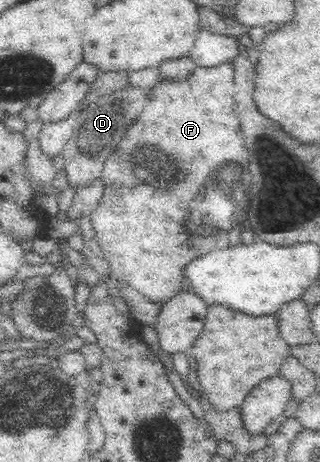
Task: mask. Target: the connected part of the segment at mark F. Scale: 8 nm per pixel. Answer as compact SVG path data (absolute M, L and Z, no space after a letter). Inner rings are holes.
M221 63L210 67L199 67L194 74L181 81L165 81L161 85L157 84L155 88L159 88L159 98L153 98L153 102L149 102L145 106L145 112L137 118L135 126L127 130L125 138L120 142L117 150L105 162L101 177L105 179L107 188L105 194L99 201L99 206L90 214L93 229L95 230L95 240L100 244L102 250L101 255L108 261L110 265L111 277L114 278L114 284L118 283L123 289L138 290L149 302L153 302L161 308L169 299L178 292L183 291L185 282L189 282L187 276L187 266L201 258L203 254L209 254L221 248L229 248L233 244L241 243L241 220L245 210L249 208L249 162L247 162L247 146L245 140L241 136L241 128L239 128L239 118L235 116L231 104L233 102L233 94L236 91L236 83L234 82L234 65L232 63ZM199 194L207 194L207 198L223 198L223 202L199 202ZM153 196L159 196L159 204L153 202Z

